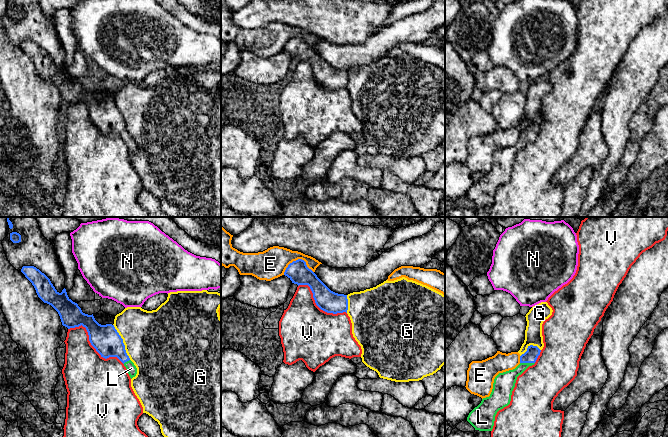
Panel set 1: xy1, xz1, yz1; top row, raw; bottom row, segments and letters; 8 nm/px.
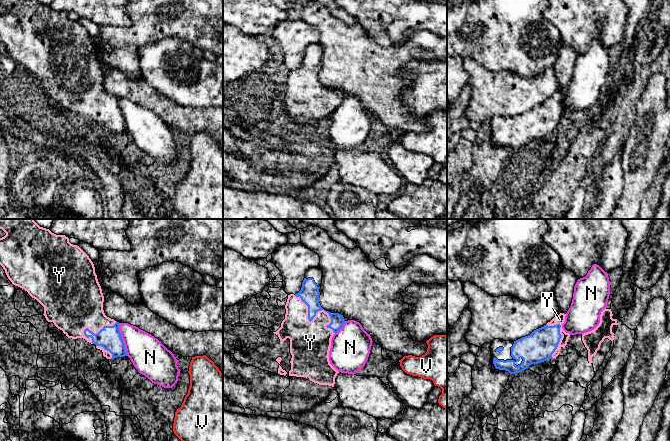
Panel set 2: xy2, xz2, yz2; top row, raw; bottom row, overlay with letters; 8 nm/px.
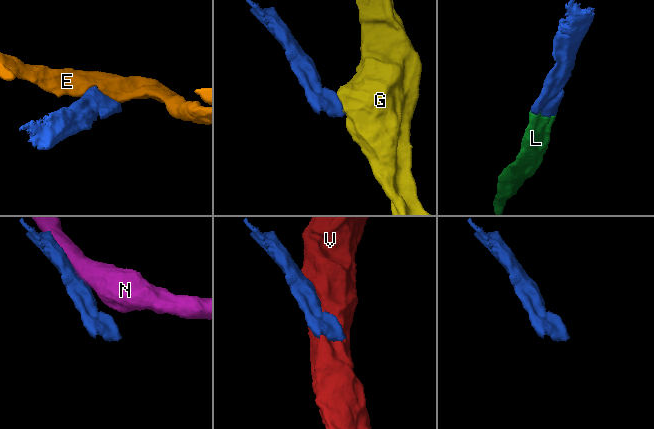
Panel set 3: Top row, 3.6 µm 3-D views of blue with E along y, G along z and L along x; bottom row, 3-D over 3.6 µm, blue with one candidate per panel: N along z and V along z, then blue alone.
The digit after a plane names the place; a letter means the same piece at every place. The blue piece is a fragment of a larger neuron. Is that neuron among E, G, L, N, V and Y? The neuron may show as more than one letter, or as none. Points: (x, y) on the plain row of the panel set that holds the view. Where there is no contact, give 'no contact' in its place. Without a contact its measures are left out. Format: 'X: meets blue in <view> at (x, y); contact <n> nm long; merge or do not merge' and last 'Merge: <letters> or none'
E: meets blue in xz1 at (298, 35); contact 240 nm long; do not merge
G: meets blue in xy1 at (122, 118); contact 320 nm long; do not merge
L: meets blue in yz1 at (527, 138); contact 120 nm long; merge
N: meets blue in xy2 at (122, 115); contact 280 nm long; do not merge
V: meets blue in xy1 at (91, 120); contact 550 nm long; do not merge
Y: meets blue in xz2 at (315, 91); contact 440 nm long; merge
Merge: L, Y

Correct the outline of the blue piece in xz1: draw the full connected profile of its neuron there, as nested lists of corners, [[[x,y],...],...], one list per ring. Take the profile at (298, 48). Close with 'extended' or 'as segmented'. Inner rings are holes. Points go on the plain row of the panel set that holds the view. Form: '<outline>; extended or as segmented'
[[[302,35],[293,37],[286,44],[284,51],[292,59],[299,61],[308,61],[313,69],[316,81],[327,89],[343,89],[348,86],[347,71],[338,70],[331,67],[317,51],[307,43]]]; as segmented

